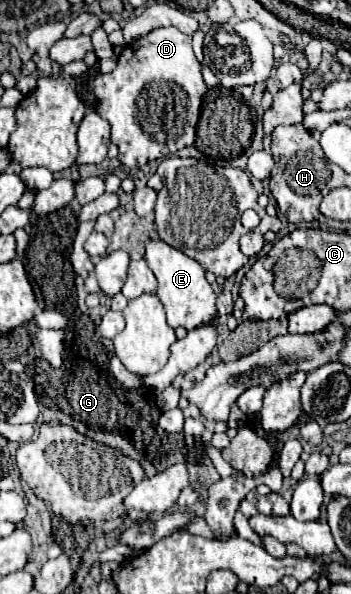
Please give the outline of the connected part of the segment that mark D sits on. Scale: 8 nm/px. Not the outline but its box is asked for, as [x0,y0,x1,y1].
[93,27,207,167]

